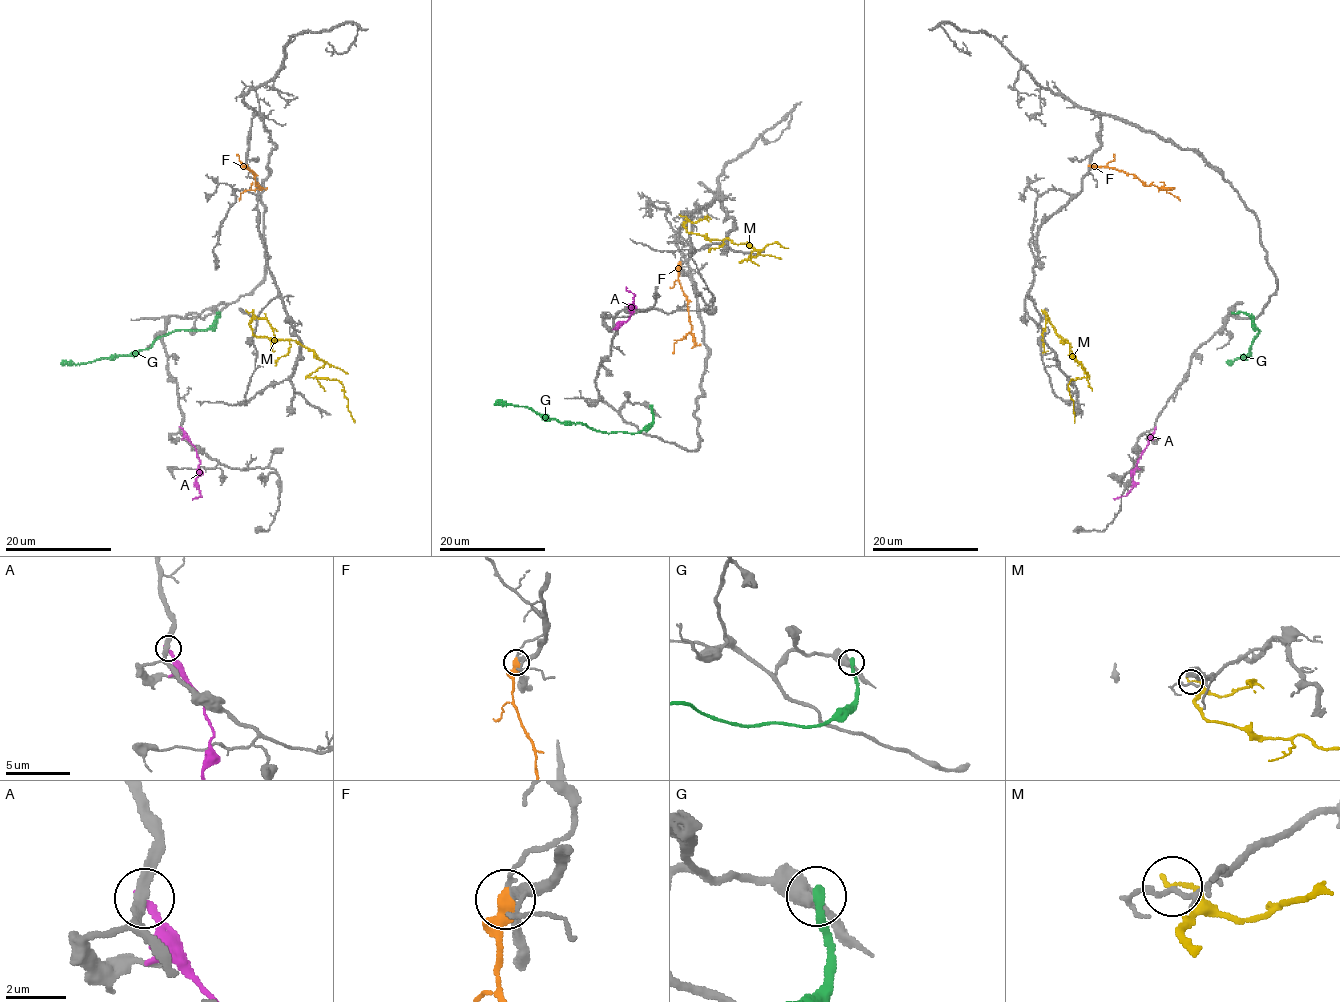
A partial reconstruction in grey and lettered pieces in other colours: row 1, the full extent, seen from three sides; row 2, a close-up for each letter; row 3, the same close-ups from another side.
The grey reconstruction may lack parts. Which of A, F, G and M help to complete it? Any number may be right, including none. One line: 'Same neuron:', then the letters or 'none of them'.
Same neuron: none of them

